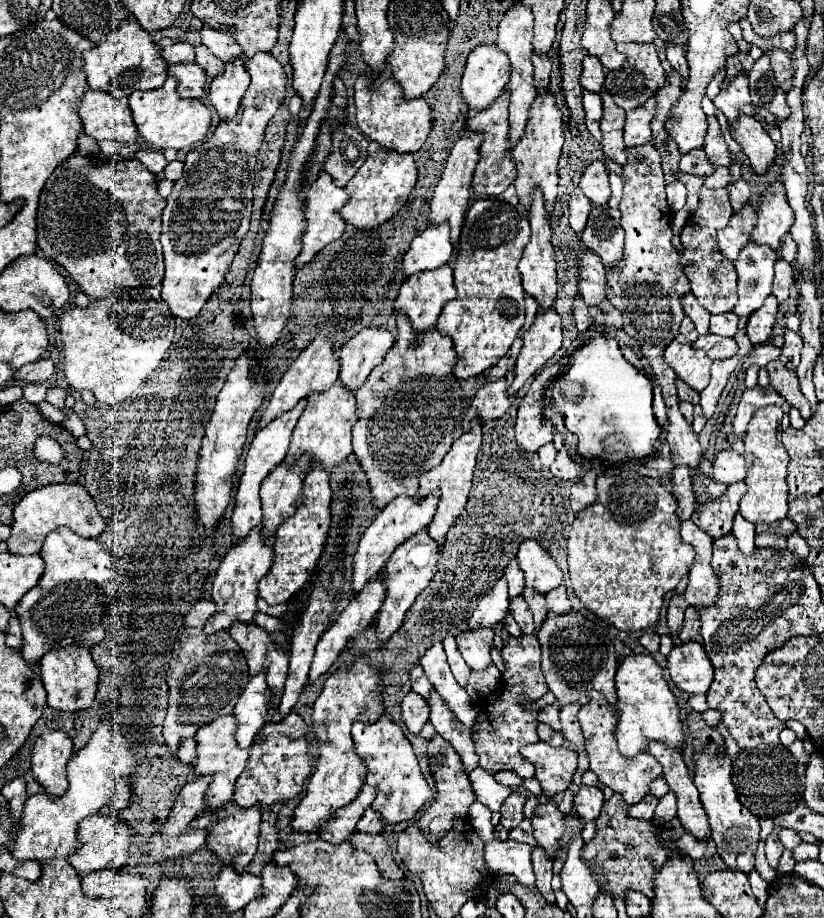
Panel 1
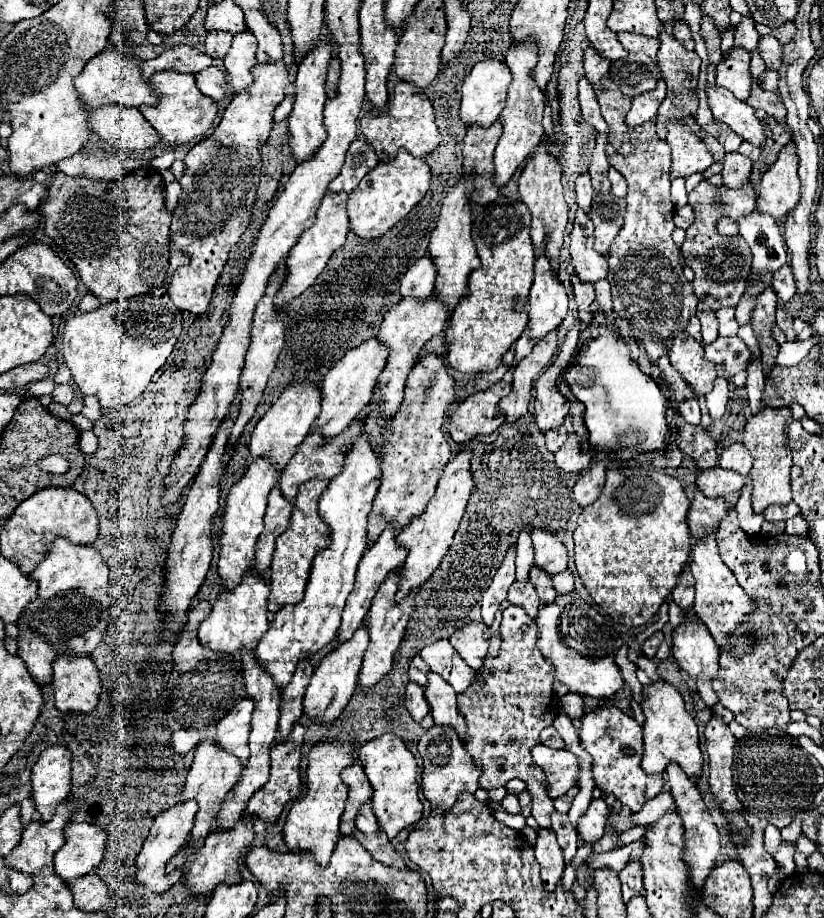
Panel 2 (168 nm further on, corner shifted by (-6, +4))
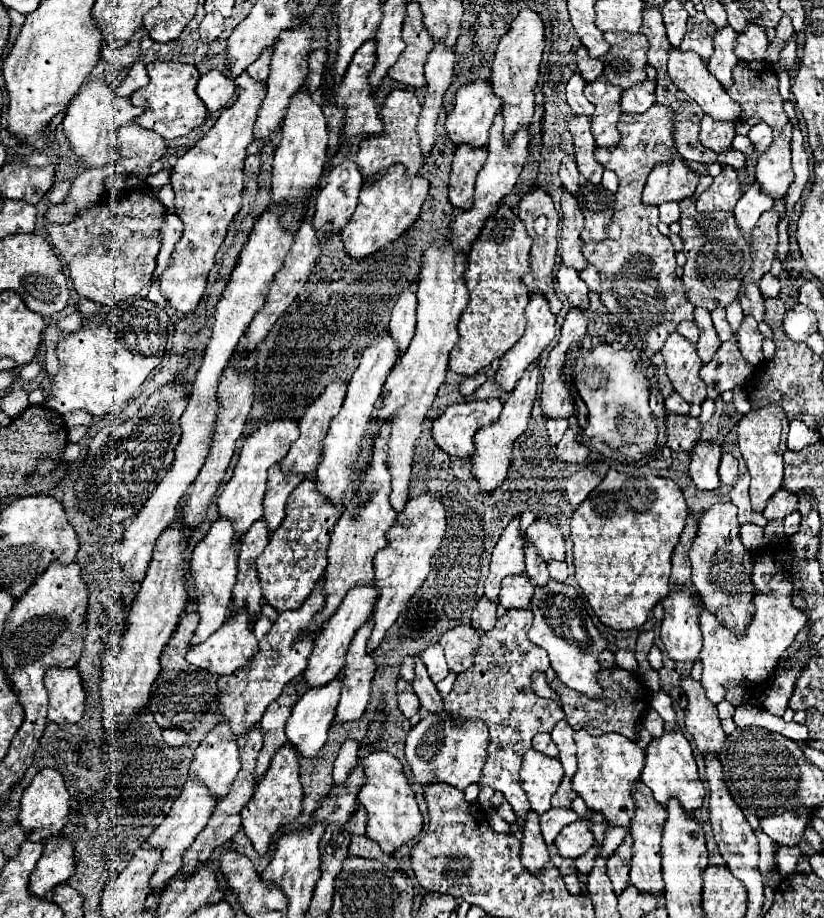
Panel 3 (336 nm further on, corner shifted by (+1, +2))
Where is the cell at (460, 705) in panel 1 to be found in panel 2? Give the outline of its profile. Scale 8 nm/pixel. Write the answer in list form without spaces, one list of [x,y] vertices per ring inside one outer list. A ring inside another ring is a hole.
[[[438,640],[420,652],[420,656],[430,666],[430,670],[440,674],[444,680],[448,680],[448,674],[452,668],[452,654],[454,654],[454,650],[448,640]]]

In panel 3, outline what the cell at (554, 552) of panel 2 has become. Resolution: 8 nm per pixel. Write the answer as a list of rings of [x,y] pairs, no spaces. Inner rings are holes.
[[[535,520],[527,528],[525,534],[527,534],[529,542],[537,548],[537,554],[541,554],[541,558],[545,562],[565,560],[565,542],[563,542],[563,534],[557,526],[543,522],[543,520]]]

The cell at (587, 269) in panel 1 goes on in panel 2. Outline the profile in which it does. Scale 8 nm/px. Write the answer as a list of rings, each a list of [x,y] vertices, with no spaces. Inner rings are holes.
[[[578,208],[574,218],[574,228],[570,232],[570,260],[578,278],[594,284],[596,280],[606,278],[608,262],[602,254],[598,254],[592,248],[594,246],[592,232],[594,232],[592,220],[588,218],[588,214],[584,214]]]

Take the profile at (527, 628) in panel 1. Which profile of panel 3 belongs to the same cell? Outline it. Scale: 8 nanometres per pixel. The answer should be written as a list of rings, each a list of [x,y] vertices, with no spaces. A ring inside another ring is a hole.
[[[525,574],[509,576],[501,582],[501,592],[499,592],[499,604],[503,608],[527,608],[533,598],[533,586]]]

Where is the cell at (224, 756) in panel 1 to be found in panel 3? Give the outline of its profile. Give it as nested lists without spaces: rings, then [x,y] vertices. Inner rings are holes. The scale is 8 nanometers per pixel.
[[[189,776],[181,794],[175,798],[171,810],[165,814],[163,822],[155,828],[155,832],[147,838],[147,844],[149,846],[155,846],[155,848],[163,848],[163,856],[161,856],[161,862],[157,864],[155,868],[155,874],[151,878],[151,888],[155,892],[163,890],[167,880],[173,878],[175,874],[179,874],[181,870],[181,862],[183,862],[183,854],[185,850],[191,846],[191,842],[197,838],[197,834],[203,830],[203,826],[207,824],[215,804],[217,804],[219,798],[213,798],[213,794],[209,794],[209,790],[205,790],[205,784],[203,782],[197,782],[197,778]]]

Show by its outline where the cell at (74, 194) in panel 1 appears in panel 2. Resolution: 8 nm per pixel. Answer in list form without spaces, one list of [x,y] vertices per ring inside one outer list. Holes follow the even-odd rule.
[[[142,168],[124,176],[120,182],[68,178],[62,172],[56,172],[42,204],[42,216],[46,234],[58,246],[64,246],[68,258],[80,274],[80,280],[94,296],[102,300],[122,300],[162,286],[168,272],[168,238],[172,216],[164,206],[164,182],[158,170]]]

